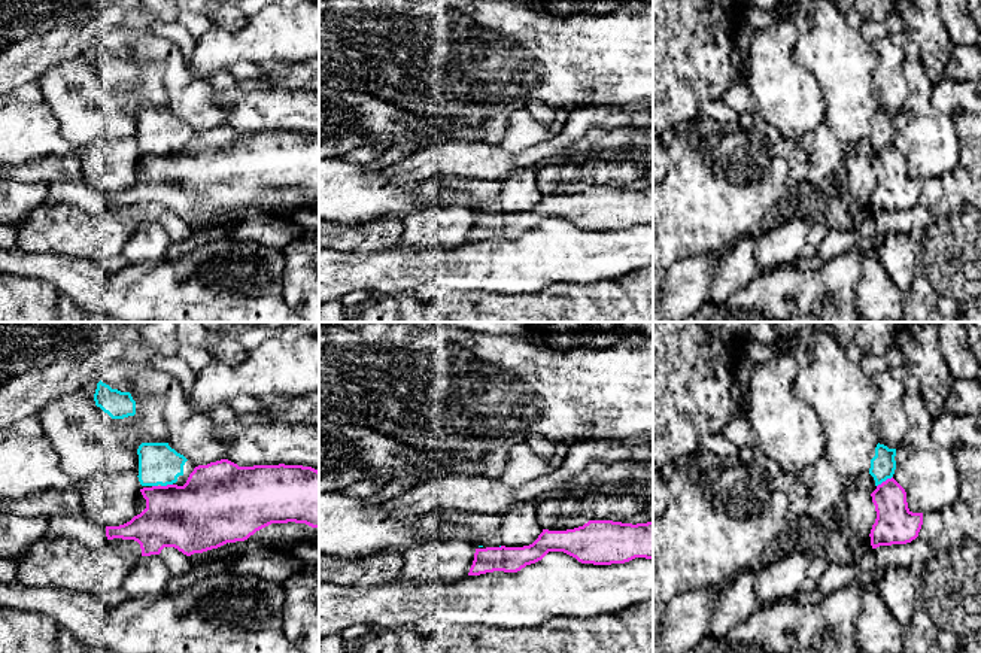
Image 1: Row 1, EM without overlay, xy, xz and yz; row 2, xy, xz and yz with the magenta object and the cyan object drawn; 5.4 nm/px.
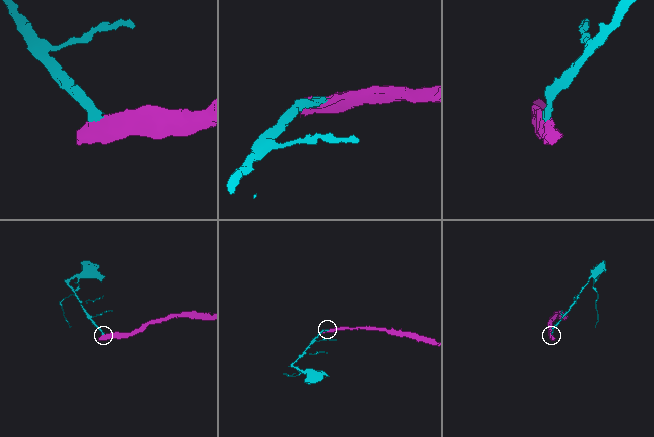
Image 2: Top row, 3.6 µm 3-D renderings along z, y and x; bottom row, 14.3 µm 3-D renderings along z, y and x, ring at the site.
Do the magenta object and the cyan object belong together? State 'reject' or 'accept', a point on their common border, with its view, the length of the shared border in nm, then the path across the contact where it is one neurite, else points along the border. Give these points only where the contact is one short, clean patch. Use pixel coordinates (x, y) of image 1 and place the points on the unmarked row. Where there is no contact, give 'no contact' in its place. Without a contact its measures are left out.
reject | yz (886, 146) | 110 nm | along yz (892, 142), (877, 152)

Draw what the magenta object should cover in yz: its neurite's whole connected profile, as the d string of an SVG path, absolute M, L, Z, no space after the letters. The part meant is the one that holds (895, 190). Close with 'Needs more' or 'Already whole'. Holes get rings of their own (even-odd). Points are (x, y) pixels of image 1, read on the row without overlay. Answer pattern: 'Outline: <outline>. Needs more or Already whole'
Outline: M892 143L871 160L877 185L871 195L871 212L906 210L918 203L923 179L908 174L905 155Z. Already whole

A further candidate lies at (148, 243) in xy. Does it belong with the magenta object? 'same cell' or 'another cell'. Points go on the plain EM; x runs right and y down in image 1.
another cell

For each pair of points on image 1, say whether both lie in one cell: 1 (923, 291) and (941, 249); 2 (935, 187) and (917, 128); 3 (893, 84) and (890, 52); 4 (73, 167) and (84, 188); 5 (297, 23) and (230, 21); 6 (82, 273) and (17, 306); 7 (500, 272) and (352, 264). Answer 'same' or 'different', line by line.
1: same
2: different
3: same
4: different
5: different
6: different
7: same

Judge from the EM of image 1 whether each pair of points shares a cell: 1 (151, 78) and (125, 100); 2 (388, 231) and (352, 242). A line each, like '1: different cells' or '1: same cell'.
1: same cell
2: same cell

